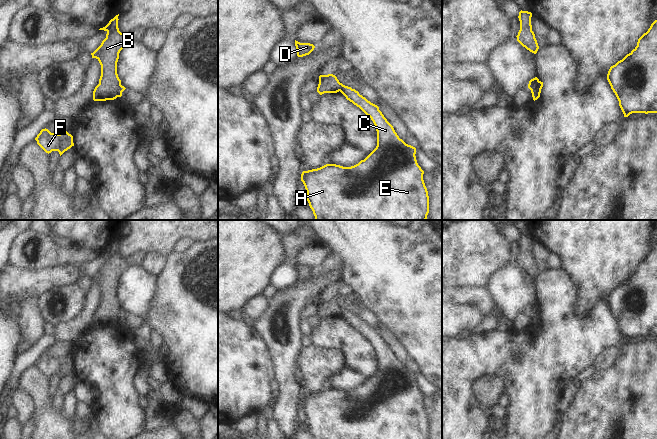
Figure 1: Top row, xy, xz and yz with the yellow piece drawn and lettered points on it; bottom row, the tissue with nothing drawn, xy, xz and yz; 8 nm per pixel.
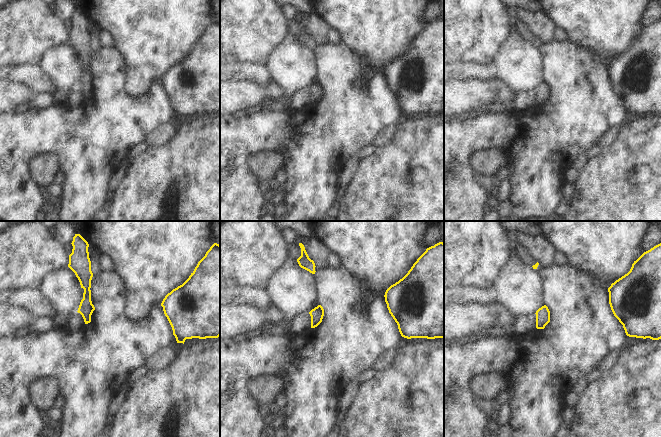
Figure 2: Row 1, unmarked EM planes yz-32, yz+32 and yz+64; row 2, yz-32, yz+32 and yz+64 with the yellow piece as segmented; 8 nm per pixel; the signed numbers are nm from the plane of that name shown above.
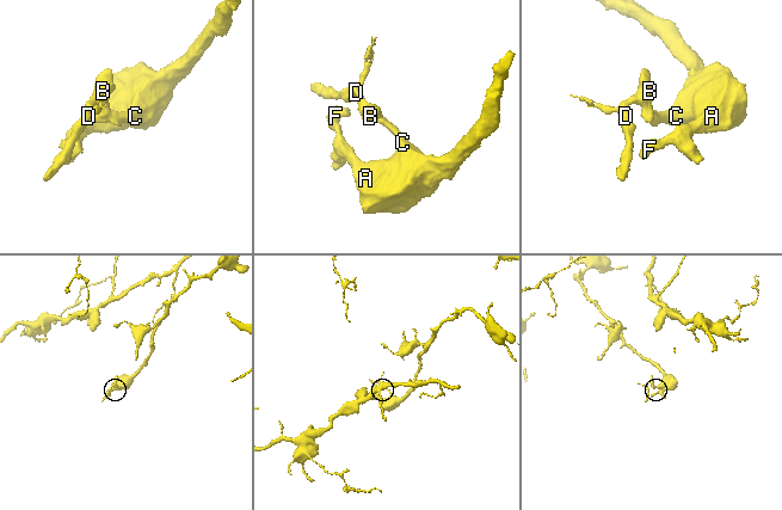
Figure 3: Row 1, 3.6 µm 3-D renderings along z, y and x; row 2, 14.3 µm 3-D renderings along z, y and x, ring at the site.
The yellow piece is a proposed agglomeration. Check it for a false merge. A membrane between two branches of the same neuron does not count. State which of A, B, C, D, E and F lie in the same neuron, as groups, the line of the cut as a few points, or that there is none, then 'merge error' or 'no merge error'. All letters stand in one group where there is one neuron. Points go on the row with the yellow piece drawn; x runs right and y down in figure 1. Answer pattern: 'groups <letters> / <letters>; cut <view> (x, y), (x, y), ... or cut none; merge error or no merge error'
groups A C E F / B D; cut yz (539, 81), (531, 90); merge error

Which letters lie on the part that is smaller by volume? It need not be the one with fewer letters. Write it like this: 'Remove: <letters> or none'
Remove: B, D

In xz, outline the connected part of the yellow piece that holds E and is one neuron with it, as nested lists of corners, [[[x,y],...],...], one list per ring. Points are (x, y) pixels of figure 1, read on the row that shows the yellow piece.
[[[343,85],[340,92],[371,118],[377,131],[377,146],[364,160],[354,166],[326,164],[302,172],[301,181],[307,191],[306,199],[315,220],[426,220],[429,213],[429,196],[423,180],[424,171],[416,160],[416,148],[399,138],[377,105],[351,87]]]

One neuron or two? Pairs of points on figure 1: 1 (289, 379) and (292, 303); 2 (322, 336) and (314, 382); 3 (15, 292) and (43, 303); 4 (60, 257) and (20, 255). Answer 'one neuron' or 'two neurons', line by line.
1: one neuron
2: two neurons
3: two neurons
4: one neuron

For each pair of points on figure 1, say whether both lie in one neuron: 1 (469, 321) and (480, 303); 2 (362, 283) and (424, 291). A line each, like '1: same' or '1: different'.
1: different
2: same

